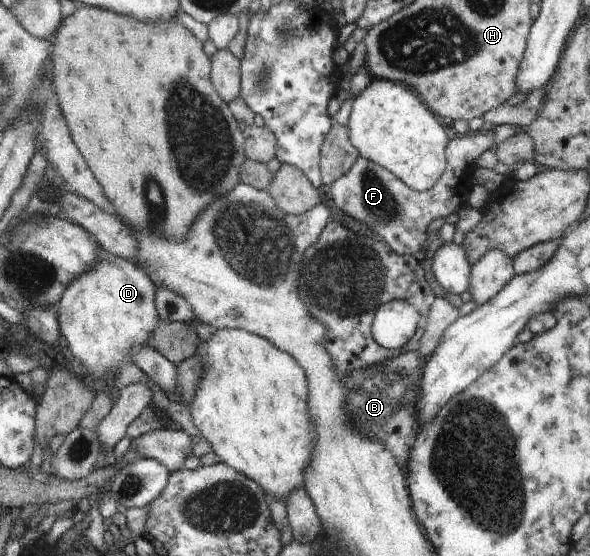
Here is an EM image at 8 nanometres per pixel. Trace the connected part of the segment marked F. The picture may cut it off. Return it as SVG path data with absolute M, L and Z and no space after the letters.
M484 131L468 132L462 138L454 138L446 147L444 174L434 186L422 192L412 190L389 170L359 156L355 165L330 185L330 196L340 212L364 222L390 250L400 256L417 256L427 238L426 229L430 222L442 216L452 220L468 204L468 194L473 187L474 163L494 144L497 144L494 135Z

